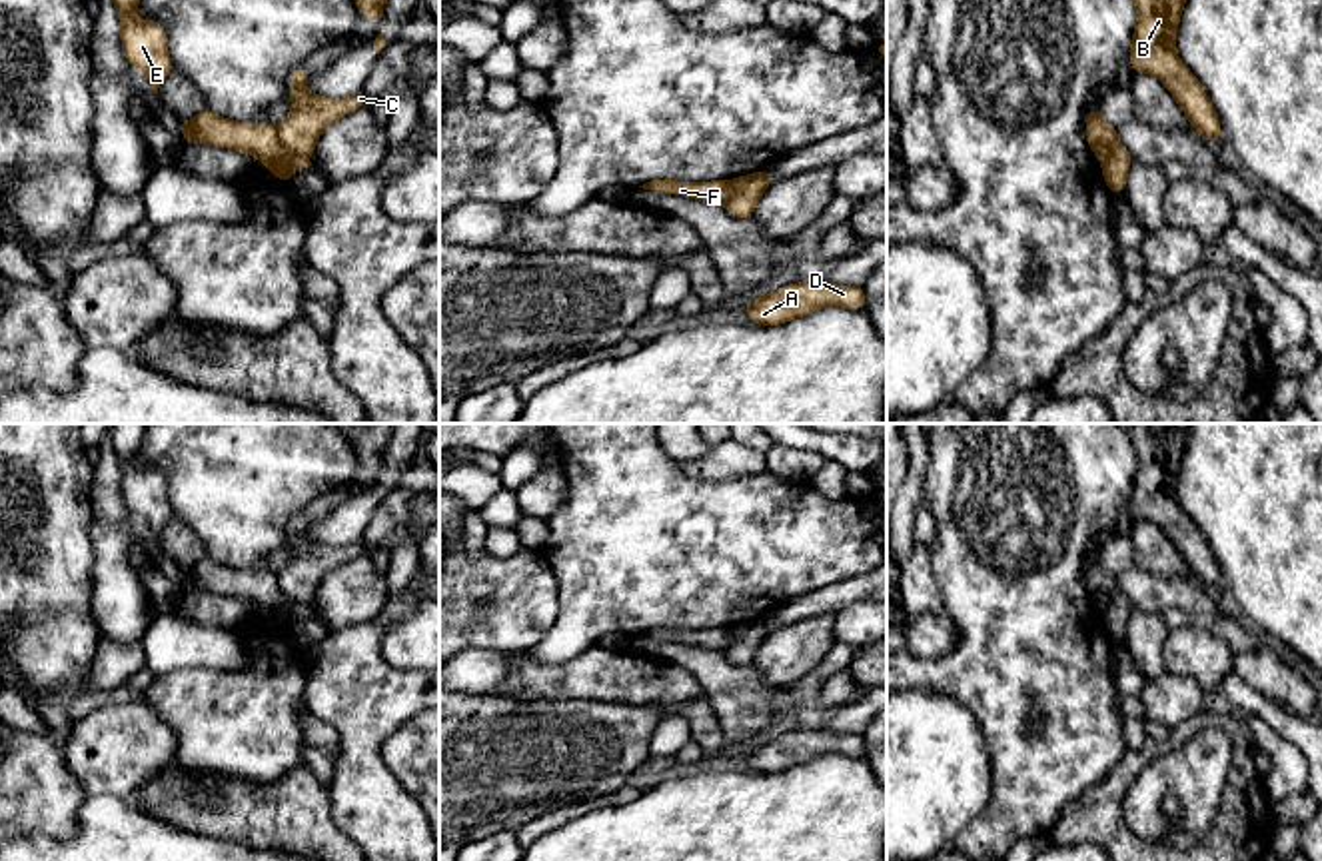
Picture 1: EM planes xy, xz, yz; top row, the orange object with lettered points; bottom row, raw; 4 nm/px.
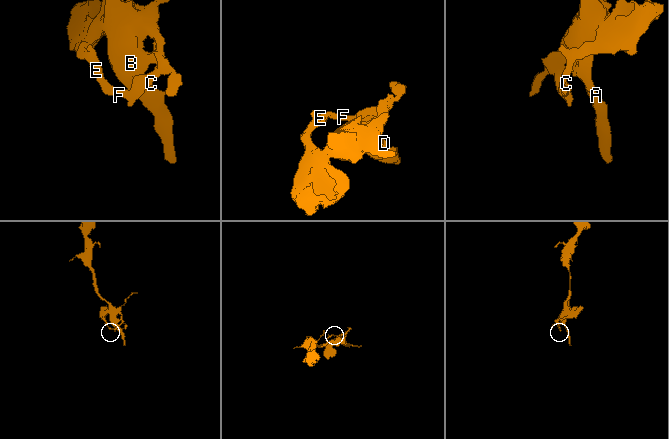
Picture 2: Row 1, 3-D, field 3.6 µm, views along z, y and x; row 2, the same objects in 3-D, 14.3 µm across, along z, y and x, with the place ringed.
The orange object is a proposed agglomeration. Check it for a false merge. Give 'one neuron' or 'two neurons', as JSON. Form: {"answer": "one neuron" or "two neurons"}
{"answer": "two neurons"}

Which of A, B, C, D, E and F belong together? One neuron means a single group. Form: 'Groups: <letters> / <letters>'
Groups: A B C D / E F

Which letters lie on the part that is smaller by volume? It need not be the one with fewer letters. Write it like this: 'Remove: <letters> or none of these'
Remove: E, F

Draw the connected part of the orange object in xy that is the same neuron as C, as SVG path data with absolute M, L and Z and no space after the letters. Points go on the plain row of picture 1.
M302 513L294 517L288 535L294 555L286 567L276 573L282 603L270 613L270 617L280 629L286 631L302 613L308 613L320 581L330 571L353 559L355 555L367 553L361 539L341 547L310 541L306 535L310 523L312 519Z

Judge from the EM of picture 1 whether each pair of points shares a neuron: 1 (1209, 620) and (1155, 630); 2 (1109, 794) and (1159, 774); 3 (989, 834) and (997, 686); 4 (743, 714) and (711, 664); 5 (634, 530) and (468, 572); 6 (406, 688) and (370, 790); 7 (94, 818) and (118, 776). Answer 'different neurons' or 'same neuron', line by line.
1: different neurons
2: different neurons
3: same neuron
4: same neuron
5: different neurons
6: same neuron
7: different neurons

